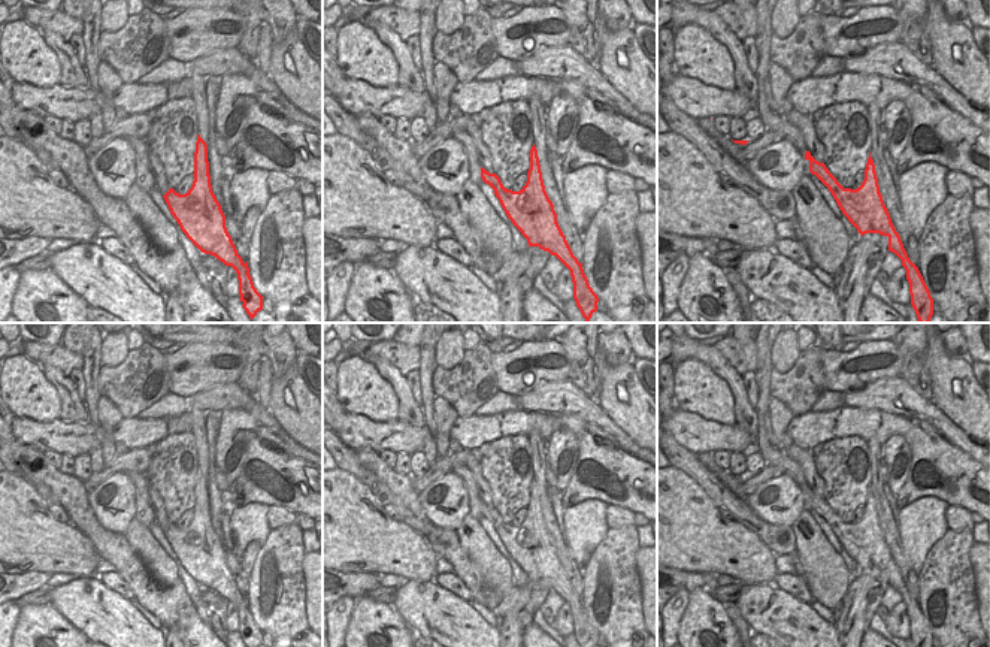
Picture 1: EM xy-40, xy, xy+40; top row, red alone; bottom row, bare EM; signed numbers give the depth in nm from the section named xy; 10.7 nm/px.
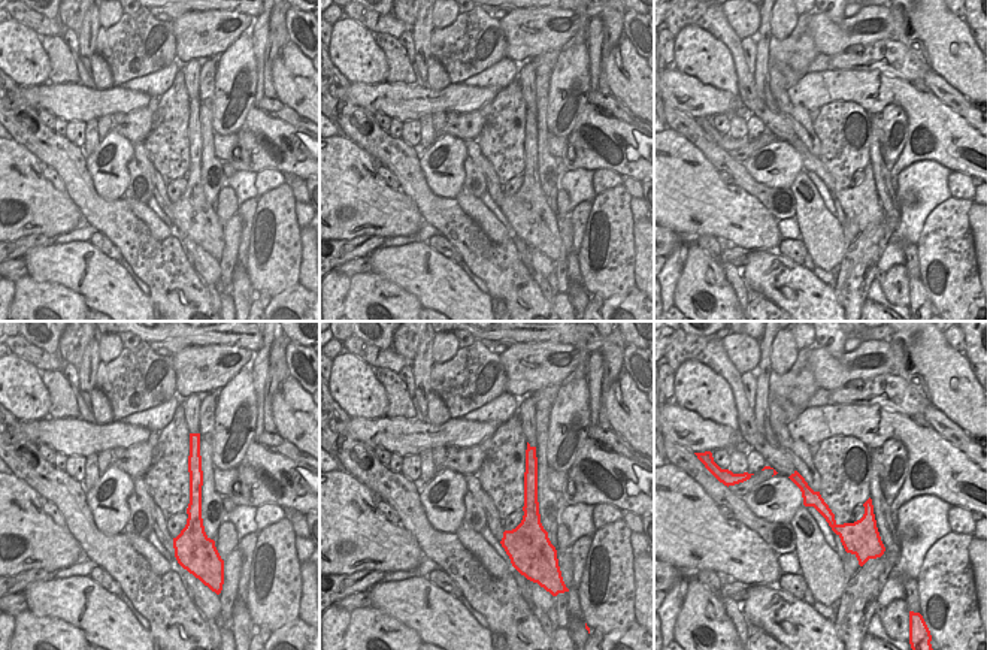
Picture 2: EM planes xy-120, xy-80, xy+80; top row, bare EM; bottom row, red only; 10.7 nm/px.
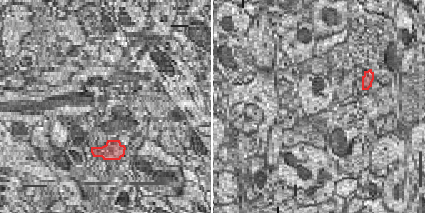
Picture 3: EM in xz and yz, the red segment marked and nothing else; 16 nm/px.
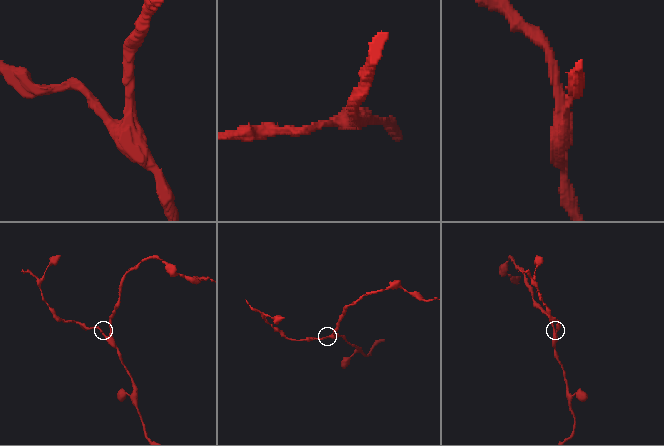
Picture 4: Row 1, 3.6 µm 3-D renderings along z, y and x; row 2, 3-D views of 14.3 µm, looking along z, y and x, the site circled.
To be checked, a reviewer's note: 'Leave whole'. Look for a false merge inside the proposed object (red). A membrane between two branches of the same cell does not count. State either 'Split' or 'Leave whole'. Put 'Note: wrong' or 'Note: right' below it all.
Leave whole
Note: right

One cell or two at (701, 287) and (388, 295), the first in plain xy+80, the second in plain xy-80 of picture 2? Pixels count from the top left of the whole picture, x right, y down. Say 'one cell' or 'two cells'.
one cell

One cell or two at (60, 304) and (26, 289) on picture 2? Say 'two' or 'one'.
one

